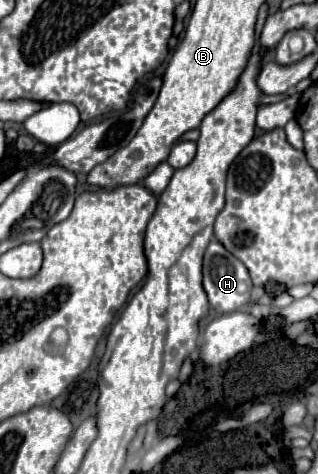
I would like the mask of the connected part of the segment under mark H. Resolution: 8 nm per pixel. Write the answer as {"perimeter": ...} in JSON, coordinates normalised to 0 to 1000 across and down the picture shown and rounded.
{"perimeter":[[[679,504],[642,534],[642,614],[679,660],[730,660],[780,639],[792,593],[780,568]]]}

